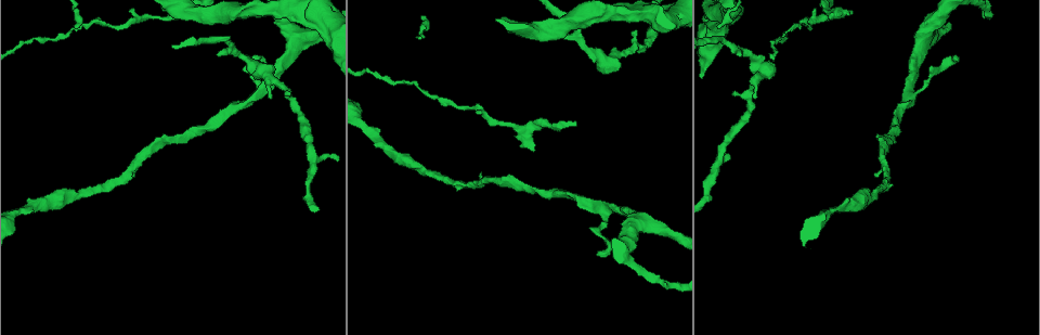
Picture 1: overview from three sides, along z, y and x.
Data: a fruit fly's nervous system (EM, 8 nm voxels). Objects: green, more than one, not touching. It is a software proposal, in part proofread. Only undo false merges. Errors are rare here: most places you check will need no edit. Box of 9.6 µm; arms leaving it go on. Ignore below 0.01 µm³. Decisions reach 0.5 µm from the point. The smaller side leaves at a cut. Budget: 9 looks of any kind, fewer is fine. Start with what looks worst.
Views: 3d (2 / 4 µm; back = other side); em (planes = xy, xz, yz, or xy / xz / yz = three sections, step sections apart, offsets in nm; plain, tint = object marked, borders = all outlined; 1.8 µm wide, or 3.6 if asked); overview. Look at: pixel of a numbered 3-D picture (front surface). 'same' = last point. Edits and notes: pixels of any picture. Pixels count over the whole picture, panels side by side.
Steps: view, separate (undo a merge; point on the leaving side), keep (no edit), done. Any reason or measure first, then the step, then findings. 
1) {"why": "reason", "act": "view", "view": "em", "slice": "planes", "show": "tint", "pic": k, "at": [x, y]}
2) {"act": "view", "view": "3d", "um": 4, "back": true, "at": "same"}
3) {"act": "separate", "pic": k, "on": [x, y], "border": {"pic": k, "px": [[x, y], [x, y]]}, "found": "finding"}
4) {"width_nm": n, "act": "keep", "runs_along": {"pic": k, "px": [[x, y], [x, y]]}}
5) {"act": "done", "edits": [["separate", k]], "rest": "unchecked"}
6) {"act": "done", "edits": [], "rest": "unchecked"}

{"why": "sharp bend", "act": "view", "view": "em", "slice": "planes", "show": "tint", "pic": 1, "at": [313, 10]}

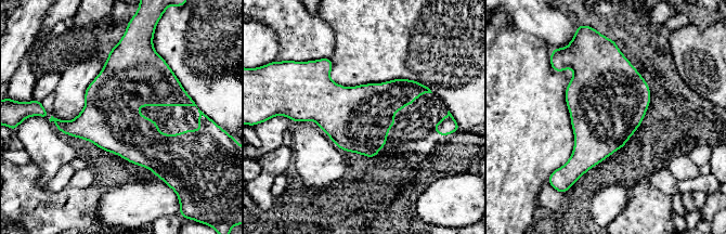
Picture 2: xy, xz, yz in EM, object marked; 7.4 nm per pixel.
{"act": "keep", "found": "all the same neuron"}

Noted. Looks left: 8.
{"why": "side arm on a straight run", "act": "view", "view": "em", "slice": "xz", "step": 8, "show": "tint", "pic": 1, "at": [602, 210]}

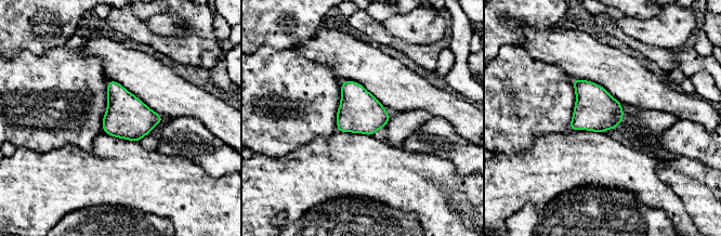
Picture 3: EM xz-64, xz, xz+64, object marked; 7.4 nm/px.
{"act": "keep", "found": "one neuron here"}

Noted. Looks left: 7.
{"why": "thin neck", "act": "view", "view": "em", "slice": "yz", "step": 16, "show": "tint", "pic": 1, "at": [837, 15]}

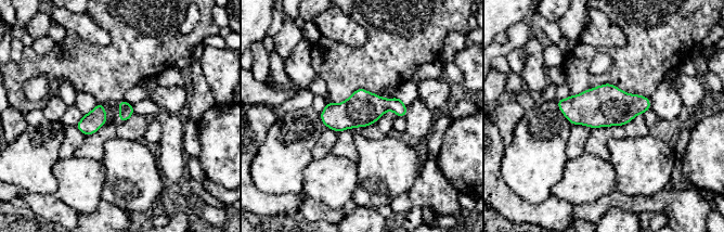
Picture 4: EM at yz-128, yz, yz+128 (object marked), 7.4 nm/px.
{"act": "keep", "found": "continuous, no second neuron"}

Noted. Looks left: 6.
{"why": "sudden change in width", "act": "view", "view": "3d", "um": 2, "back": true, "pic": 1, "at": [754, 82]}

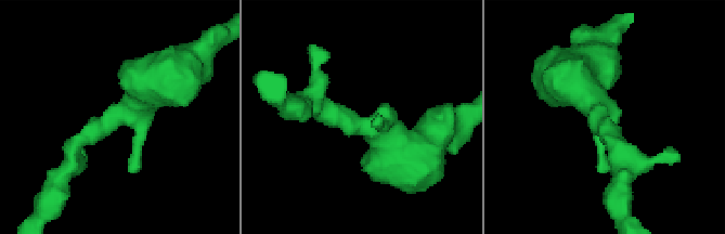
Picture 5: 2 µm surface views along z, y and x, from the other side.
{"act": "view", "view": "em", "slice": "planes", "show": "tint", "pic": 5, "at": [596, 124]}

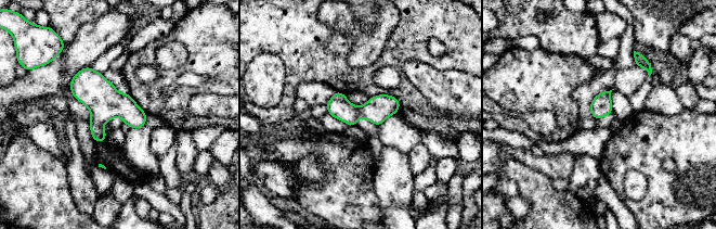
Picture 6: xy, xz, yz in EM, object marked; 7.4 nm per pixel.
{"width_nm": 160, "act": "keep", "runs_along": {"pic": 6, "px": [[396, 103], [375, 111], [329, 107]]}, "found": "continuous, no second neuron"}

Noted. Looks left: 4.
{"act": "done", "edits": [], "rest": "unchecked"}

